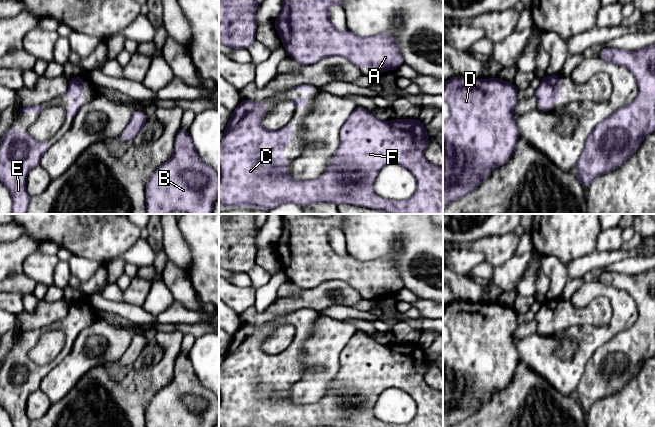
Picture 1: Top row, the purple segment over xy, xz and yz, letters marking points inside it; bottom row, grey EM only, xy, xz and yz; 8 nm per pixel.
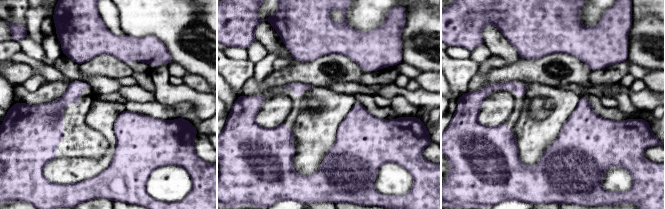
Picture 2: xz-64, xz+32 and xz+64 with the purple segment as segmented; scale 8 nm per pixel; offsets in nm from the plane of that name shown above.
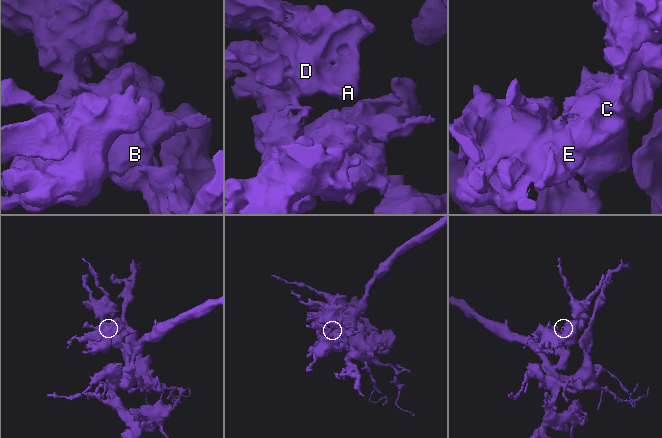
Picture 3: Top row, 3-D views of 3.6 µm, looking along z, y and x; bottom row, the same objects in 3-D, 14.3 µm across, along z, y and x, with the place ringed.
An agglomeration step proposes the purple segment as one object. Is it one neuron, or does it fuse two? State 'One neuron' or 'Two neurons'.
One neuron

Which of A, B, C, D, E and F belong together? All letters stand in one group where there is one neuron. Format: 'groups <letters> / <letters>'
groups A B C D E F

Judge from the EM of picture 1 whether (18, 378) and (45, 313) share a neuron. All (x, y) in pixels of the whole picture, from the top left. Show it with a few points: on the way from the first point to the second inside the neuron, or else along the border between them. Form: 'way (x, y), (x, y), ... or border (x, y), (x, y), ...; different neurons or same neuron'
border (45, 328), (20, 330); different neurons

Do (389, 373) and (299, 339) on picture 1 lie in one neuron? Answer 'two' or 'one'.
one

